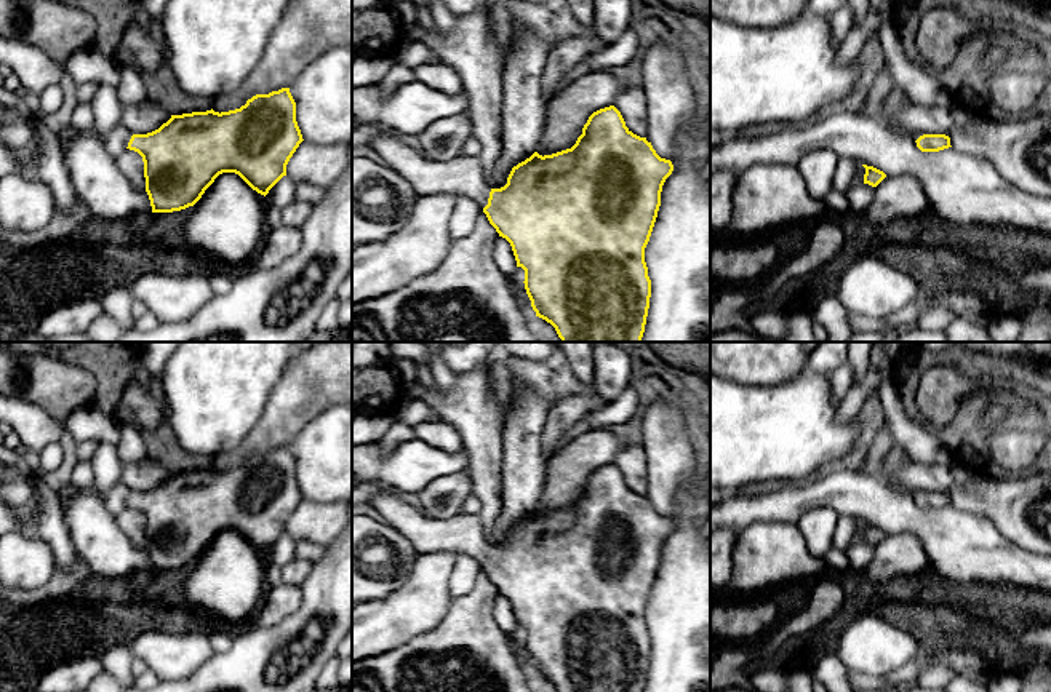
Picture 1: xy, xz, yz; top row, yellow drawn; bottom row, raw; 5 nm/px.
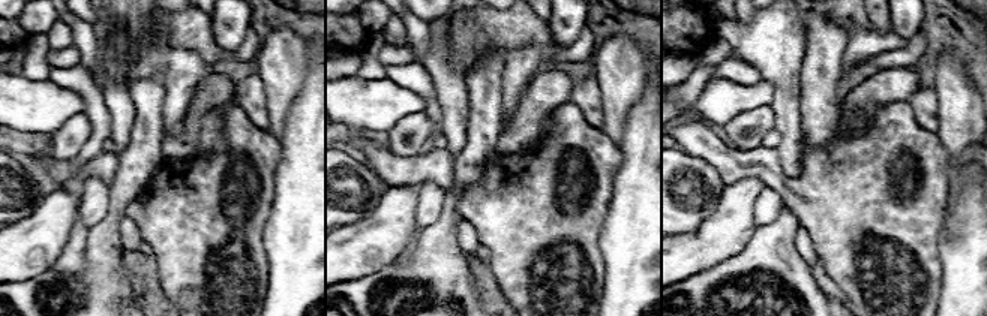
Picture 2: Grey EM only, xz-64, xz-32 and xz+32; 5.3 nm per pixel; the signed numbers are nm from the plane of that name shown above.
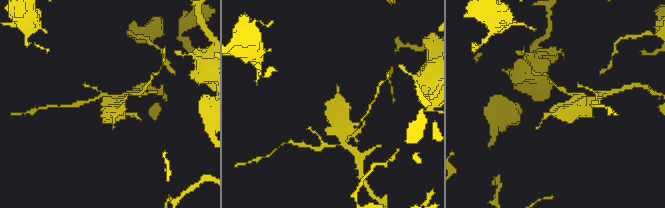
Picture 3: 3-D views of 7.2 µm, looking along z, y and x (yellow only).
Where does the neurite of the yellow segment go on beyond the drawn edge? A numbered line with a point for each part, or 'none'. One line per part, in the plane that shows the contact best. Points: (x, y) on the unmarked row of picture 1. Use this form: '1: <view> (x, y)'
1: xz (463, 532)

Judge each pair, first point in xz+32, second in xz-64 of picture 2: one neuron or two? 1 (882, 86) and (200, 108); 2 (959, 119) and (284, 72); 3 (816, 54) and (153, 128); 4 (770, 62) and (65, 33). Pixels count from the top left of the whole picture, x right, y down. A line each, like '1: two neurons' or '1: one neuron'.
1: one neuron
2: one neuron
3: one neuron
4: two neurons

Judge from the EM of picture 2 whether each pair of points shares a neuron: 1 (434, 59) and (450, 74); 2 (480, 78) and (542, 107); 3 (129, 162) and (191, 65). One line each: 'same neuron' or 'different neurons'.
1: same neuron
2: different neurons
3: different neurons

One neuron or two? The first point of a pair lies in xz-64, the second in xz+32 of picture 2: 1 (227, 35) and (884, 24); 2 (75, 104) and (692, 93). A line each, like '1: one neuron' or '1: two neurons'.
1: two neurons
2: two neurons

